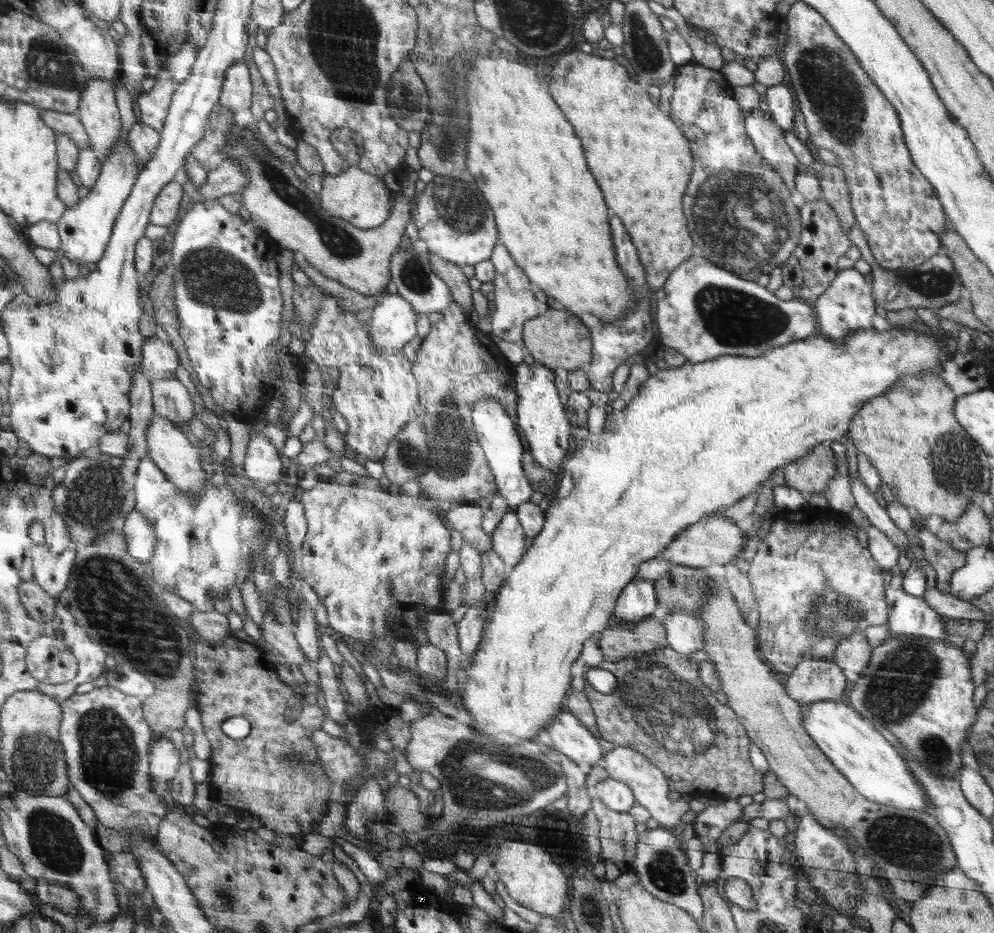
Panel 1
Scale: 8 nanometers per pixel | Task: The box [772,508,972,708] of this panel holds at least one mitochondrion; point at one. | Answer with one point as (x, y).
(826, 608)

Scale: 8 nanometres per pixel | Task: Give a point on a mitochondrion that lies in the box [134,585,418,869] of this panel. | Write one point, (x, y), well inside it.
(296, 758)

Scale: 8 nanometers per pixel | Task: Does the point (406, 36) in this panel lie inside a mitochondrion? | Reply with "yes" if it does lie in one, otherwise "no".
no

